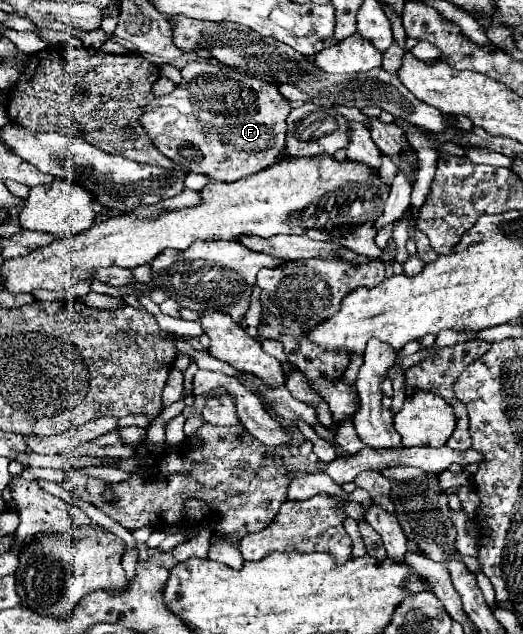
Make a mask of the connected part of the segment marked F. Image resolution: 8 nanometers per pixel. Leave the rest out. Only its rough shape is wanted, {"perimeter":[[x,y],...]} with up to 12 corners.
{"perimeter":[[181,69],[141,113],[167,159],[233,183],[281,161],[275,81]]}

